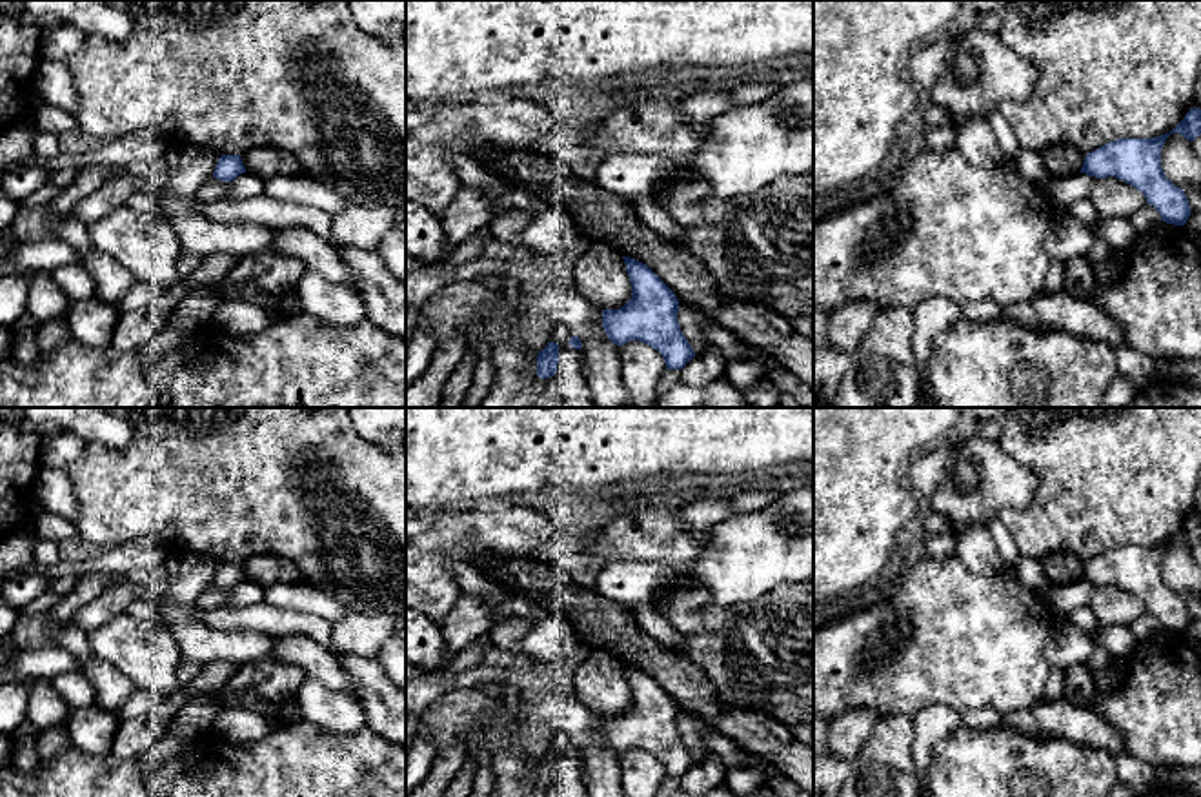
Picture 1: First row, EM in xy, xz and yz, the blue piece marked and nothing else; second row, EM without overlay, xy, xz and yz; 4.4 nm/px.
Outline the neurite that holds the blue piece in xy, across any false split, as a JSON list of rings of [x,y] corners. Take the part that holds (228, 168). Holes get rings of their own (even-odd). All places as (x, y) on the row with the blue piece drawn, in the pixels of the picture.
[[[222,155],[215,166],[213,177],[224,182],[235,180],[246,173],[240,155]]]

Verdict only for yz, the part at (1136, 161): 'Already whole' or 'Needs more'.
Already whole

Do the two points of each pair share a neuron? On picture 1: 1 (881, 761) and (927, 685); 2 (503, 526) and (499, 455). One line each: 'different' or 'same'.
1: different
2: different

